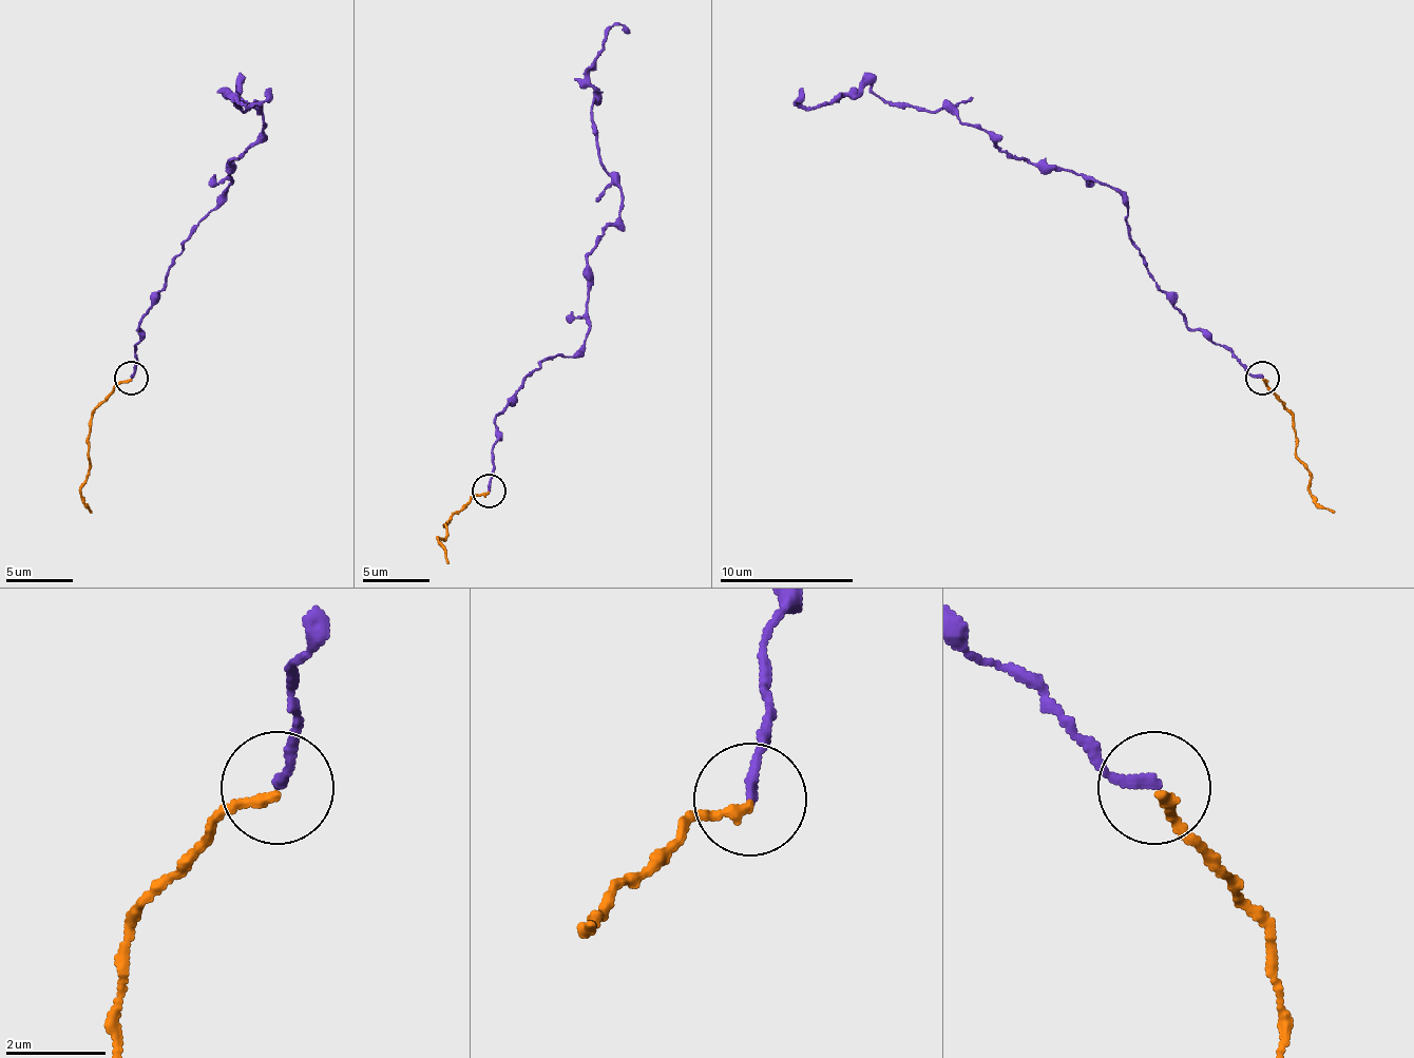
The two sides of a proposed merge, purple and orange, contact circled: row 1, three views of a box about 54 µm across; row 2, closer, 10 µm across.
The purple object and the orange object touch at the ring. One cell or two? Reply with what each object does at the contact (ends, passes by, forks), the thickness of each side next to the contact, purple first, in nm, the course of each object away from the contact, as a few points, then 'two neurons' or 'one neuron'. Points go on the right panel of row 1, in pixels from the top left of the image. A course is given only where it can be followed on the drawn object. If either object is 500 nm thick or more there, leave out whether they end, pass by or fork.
purple ends there; orange ends there; 200 nm thick on the purple side, 190 nm on the other; purple runs (1262, 379), (1185, 325), (1111, 187), (1028, 164), (943, 107), (886, 103), (866, 87), (800, 107), (803, 87); orange runs (1262, 379), (1293, 416), (1296, 459), (1310, 473), (1310, 493), (1333, 513); one neuron

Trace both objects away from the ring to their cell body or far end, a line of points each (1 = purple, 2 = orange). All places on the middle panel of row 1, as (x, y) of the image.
1: (490, 492), (496, 415), (547, 358), (587, 341), (587, 256), (620, 213), (590, 69), (610, 29), (627, 32)
2: (490, 492), (476, 495), (445, 525), (445, 538), (439, 538), (448, 562)

